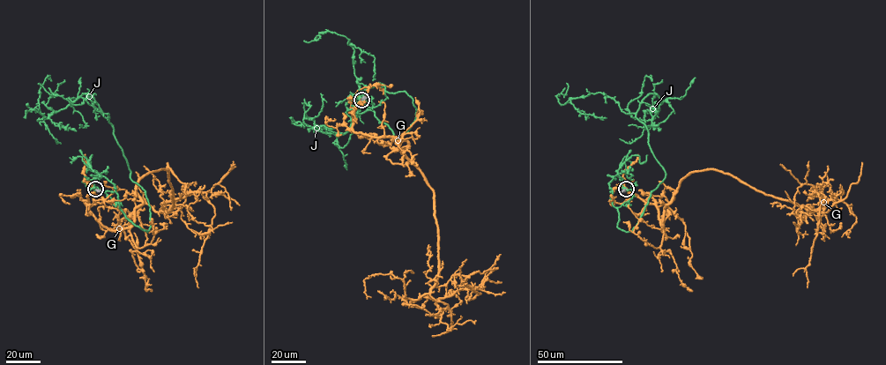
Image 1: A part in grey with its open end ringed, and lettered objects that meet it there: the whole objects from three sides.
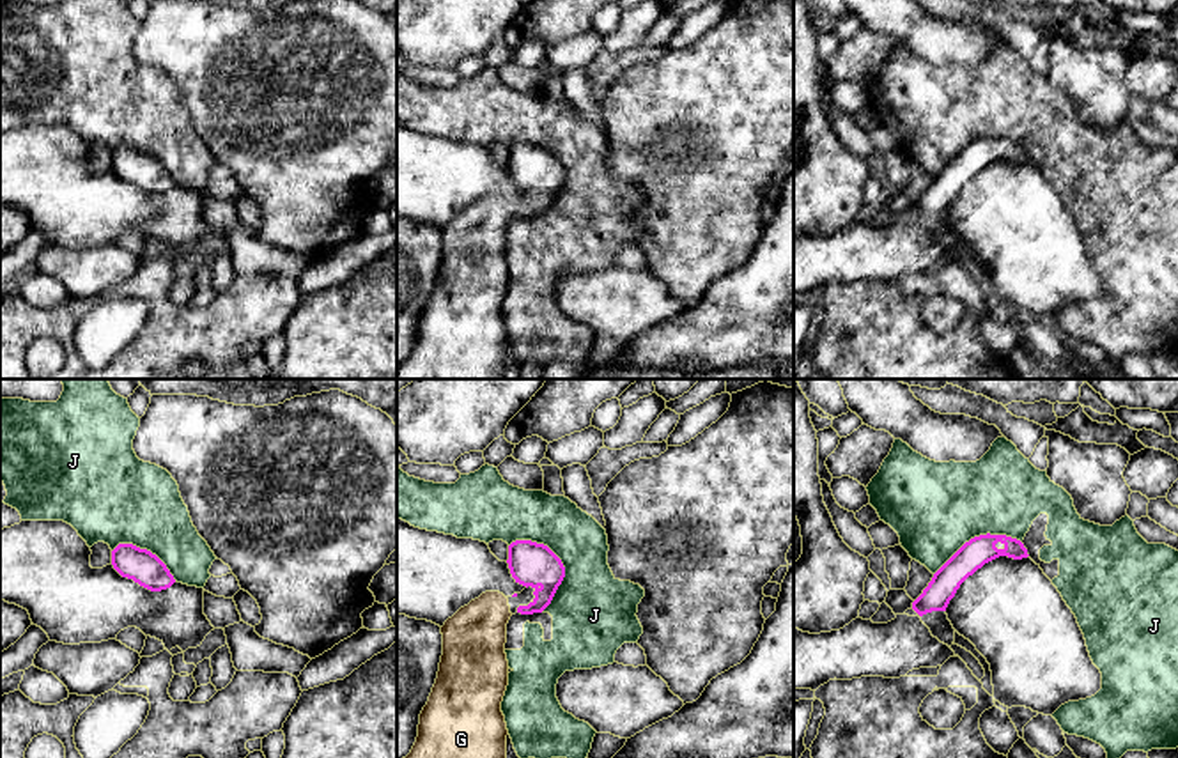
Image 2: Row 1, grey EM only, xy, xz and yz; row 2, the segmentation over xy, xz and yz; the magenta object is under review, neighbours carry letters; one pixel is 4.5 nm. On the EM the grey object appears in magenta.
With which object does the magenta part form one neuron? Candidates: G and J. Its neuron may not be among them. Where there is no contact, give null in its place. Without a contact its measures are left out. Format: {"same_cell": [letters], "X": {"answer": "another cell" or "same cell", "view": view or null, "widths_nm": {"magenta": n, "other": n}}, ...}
{"same_cell": ["G"], "G": {"answer": "same cell", "view": null}, "J": {"answer": "another cell", "view": "xz", "widths_nm": {"magenta": 200, "other": 360}}}

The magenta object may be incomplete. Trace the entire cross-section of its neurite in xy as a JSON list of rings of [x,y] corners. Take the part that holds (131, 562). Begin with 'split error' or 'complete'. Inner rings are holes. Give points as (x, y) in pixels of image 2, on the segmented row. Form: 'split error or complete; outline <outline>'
complete; outline [[[119,544],[112,551],[112,565],[122,577],[133,579],[151,592],[167,590],[175,583],[156,554],[133,544]]]

